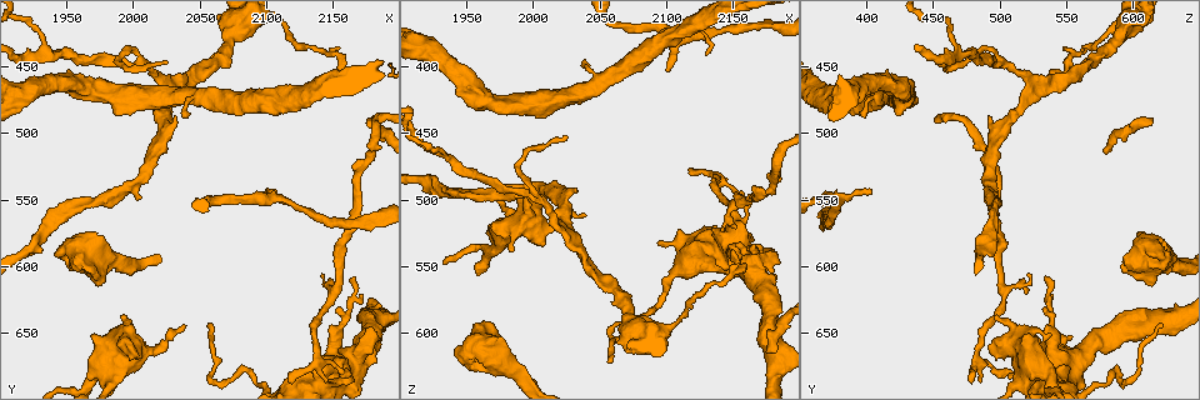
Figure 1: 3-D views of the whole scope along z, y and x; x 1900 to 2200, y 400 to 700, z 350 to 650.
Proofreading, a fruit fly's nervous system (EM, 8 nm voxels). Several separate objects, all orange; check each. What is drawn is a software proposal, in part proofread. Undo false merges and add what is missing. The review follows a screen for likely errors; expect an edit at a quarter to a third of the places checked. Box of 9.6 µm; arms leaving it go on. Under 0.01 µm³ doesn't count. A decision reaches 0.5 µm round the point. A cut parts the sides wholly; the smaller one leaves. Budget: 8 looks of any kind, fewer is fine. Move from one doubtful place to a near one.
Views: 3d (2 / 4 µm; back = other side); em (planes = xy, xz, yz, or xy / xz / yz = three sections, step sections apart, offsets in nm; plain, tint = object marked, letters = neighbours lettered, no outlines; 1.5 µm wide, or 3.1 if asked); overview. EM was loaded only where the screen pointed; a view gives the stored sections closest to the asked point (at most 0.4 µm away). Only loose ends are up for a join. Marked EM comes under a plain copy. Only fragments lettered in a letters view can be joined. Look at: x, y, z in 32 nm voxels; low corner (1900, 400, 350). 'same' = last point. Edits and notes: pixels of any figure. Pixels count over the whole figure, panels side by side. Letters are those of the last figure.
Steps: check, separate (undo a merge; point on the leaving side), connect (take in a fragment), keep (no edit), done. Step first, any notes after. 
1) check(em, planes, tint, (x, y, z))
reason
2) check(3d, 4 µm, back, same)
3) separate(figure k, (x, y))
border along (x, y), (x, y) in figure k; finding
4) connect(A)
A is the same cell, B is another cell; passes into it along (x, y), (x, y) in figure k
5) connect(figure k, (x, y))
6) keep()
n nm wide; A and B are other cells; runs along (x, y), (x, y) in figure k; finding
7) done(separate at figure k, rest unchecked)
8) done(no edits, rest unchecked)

check(3d, 2 µm, (2160, 678, 512))
calibre changes

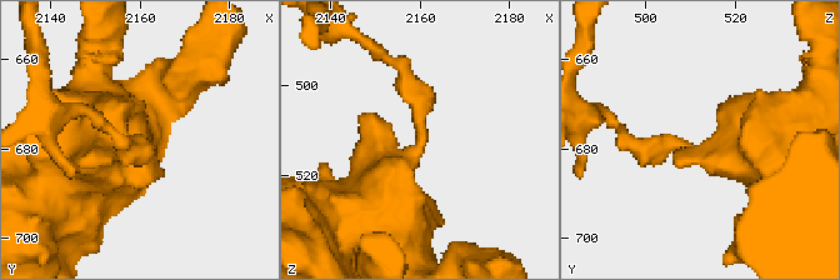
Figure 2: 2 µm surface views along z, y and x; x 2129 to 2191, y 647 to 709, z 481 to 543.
check(em, planes, letters, (2160, 680, 510))

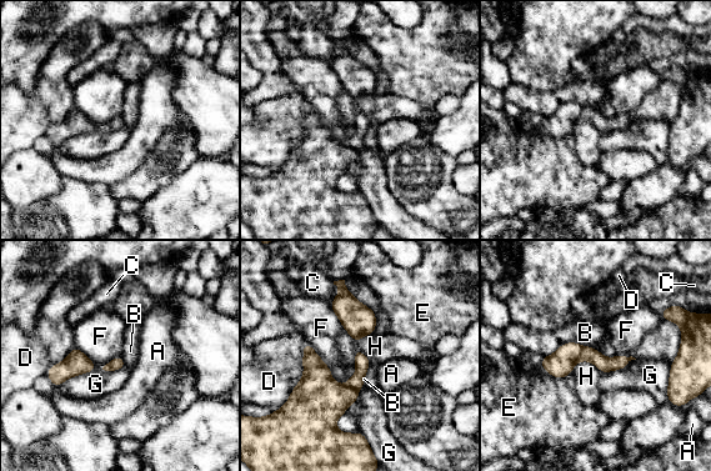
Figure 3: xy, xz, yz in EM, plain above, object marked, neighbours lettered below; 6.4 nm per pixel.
separate(figure 3, (361, 362))
D touches over 420 nm; A, B, C, D, E, F, G and H are other cells; the part that leaves runs along (625, 359), (567, 355), (545, 364) in figure 3; two neurons meet here

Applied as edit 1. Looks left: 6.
check(3d, 4 µm, back, (2180, 654, 552))
an open end

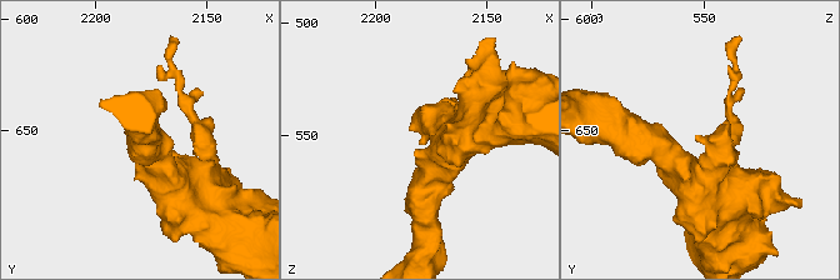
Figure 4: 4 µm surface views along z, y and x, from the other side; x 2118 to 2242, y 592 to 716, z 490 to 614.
check(em, xy, step 8, letters, (2180, 652, 553))
shape alone is not enough

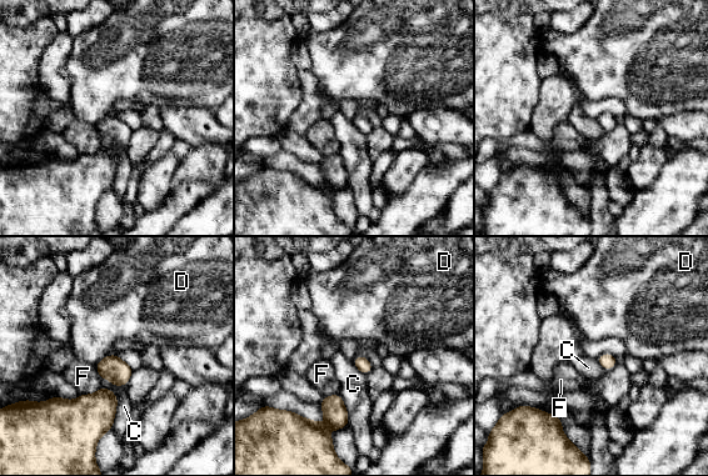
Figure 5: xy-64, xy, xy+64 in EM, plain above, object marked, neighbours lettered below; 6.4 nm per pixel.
check(em, yz, step 4, letters, same)

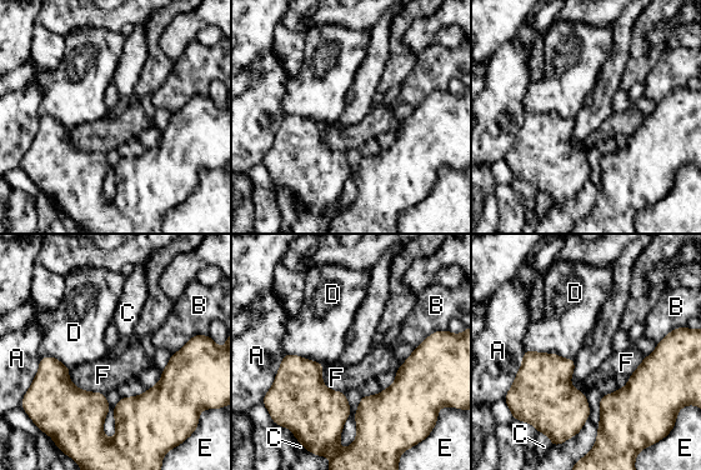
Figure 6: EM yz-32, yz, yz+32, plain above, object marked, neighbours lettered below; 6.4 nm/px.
keep()
A, B, C, D, E and F are other cells; border along (575, 360), (572, 373) in figure 6; none of them fits

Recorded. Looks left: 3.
check(3d, 4 µm, (1964, 602, 590))
an open end

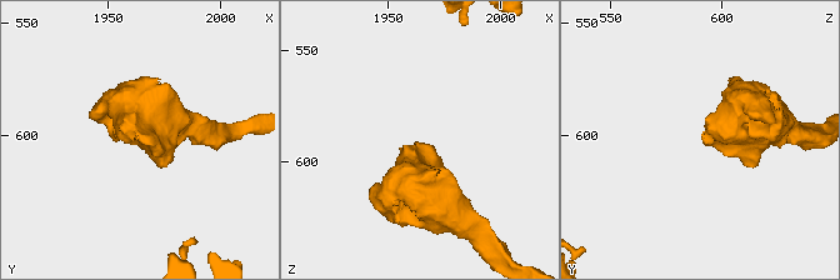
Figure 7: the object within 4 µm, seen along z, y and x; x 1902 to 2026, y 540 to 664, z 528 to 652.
check(em, xy, step 8, tint, (1962, 602, 591))
now the EM

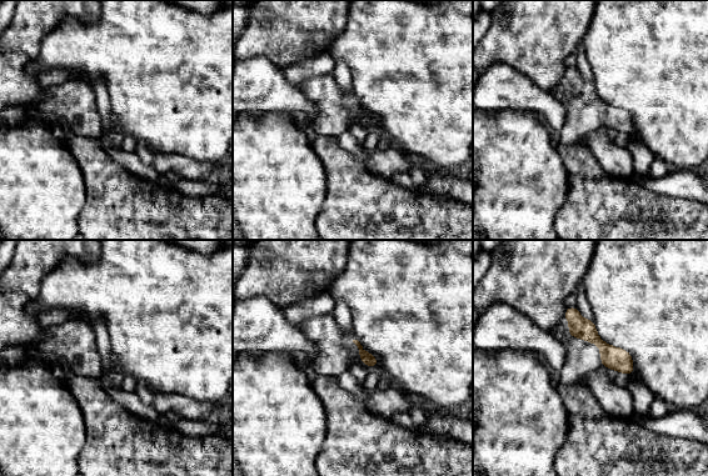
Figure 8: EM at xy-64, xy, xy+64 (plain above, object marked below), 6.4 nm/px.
check(em, planes, letters, same)
another direction

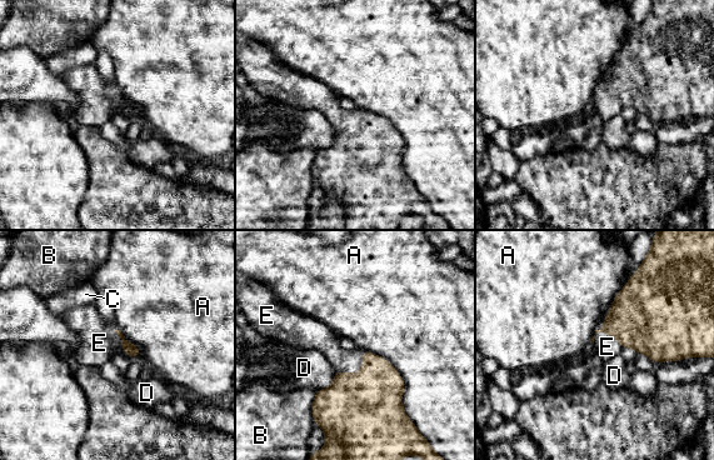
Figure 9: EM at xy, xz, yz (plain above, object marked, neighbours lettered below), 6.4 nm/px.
connect(E)
E is the same cell, A, B, C and D are other cells; passes into it along (643, 318), (608, 334), (607, 346) in figure 9; it goes on there

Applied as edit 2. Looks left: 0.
done(separate at figure 3, connect at figure 9, rest unchecked)

